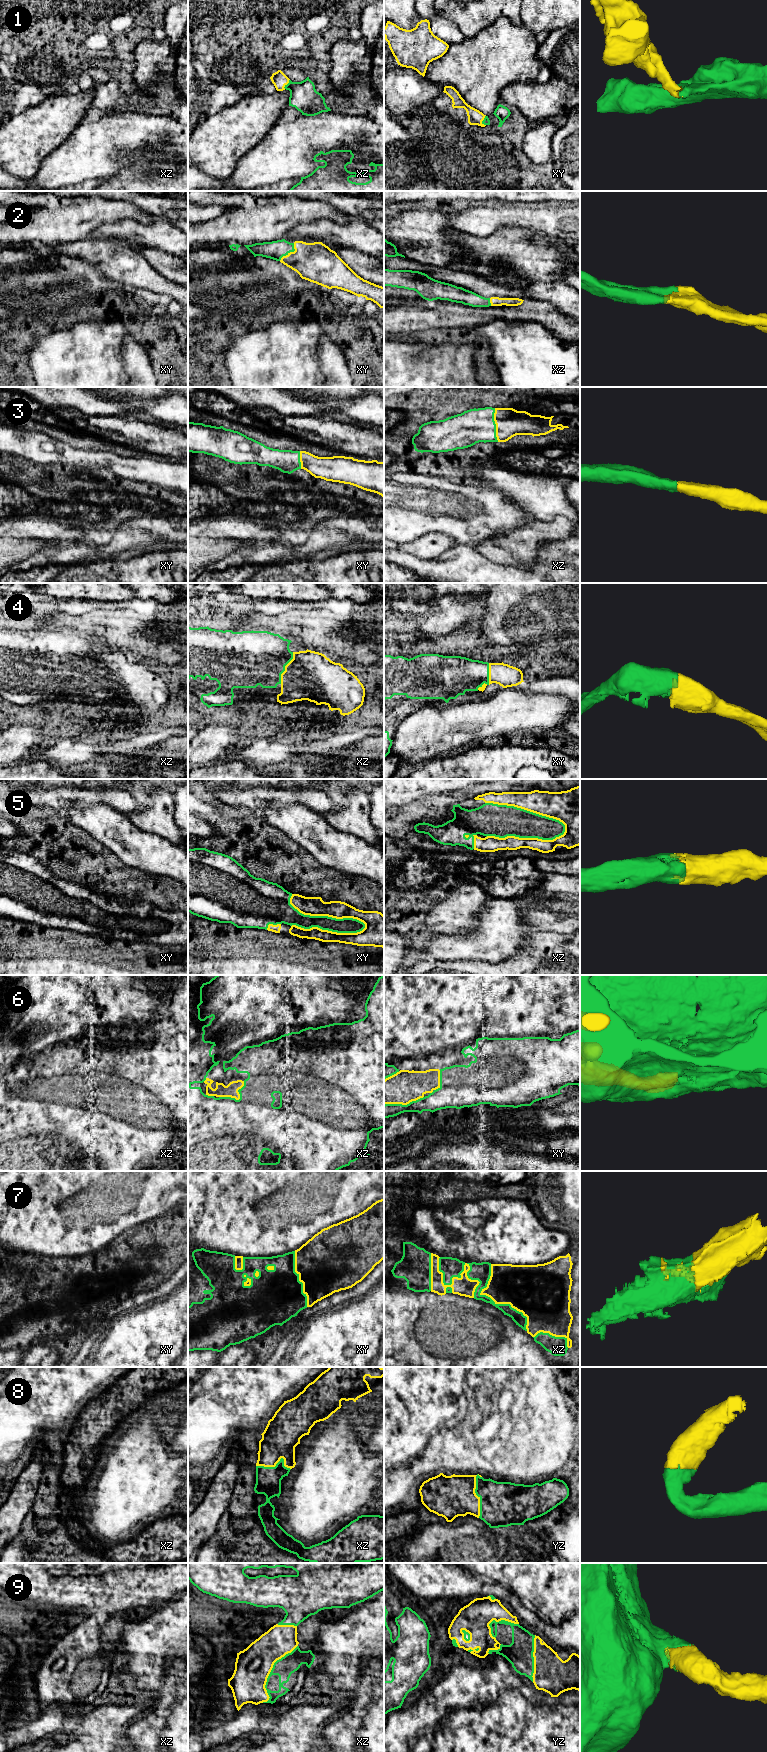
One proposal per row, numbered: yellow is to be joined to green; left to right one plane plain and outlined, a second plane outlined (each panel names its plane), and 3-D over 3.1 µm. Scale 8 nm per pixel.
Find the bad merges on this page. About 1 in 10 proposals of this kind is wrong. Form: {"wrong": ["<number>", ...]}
{"wrong": []}

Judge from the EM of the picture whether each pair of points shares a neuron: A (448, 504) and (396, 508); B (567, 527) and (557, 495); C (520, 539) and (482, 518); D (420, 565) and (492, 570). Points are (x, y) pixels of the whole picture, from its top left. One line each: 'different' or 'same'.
A: same
B: different
C: different
D: same

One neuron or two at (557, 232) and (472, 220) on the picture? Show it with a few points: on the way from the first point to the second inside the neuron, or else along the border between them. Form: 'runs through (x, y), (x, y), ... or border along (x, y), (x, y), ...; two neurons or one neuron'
runs through (536, 221), (533, 219), (493, 219); one neuron

